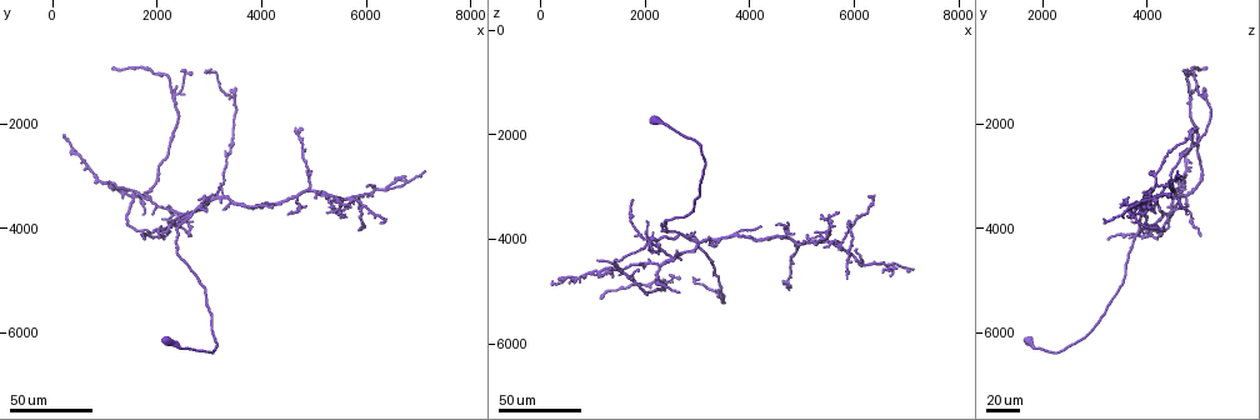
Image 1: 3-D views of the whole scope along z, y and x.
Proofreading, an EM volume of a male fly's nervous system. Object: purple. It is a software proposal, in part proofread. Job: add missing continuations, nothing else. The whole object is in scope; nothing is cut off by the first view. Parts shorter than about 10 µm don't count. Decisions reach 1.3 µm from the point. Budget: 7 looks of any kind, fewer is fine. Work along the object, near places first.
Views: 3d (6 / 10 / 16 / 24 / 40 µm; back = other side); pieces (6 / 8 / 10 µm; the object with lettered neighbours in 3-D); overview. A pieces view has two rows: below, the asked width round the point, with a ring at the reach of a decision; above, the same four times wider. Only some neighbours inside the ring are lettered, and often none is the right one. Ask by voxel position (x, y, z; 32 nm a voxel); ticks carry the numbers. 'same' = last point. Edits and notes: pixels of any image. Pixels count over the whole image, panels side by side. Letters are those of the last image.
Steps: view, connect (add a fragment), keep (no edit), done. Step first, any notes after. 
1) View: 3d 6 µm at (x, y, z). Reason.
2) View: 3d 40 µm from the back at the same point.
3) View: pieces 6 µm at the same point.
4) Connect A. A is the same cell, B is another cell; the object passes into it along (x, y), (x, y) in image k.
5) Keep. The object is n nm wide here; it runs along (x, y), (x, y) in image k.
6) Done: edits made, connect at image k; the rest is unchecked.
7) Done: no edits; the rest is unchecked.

View: 3d 40 µm at (7100, 2850, 4550). An open end.

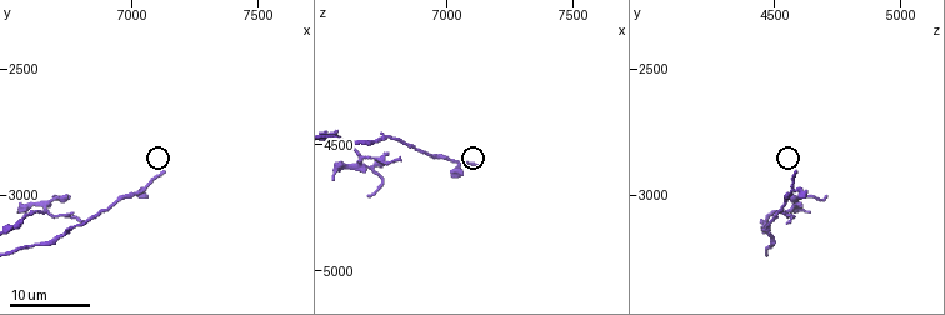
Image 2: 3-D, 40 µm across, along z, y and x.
View: pieces 8 µm at (7120, 2920, 4590).

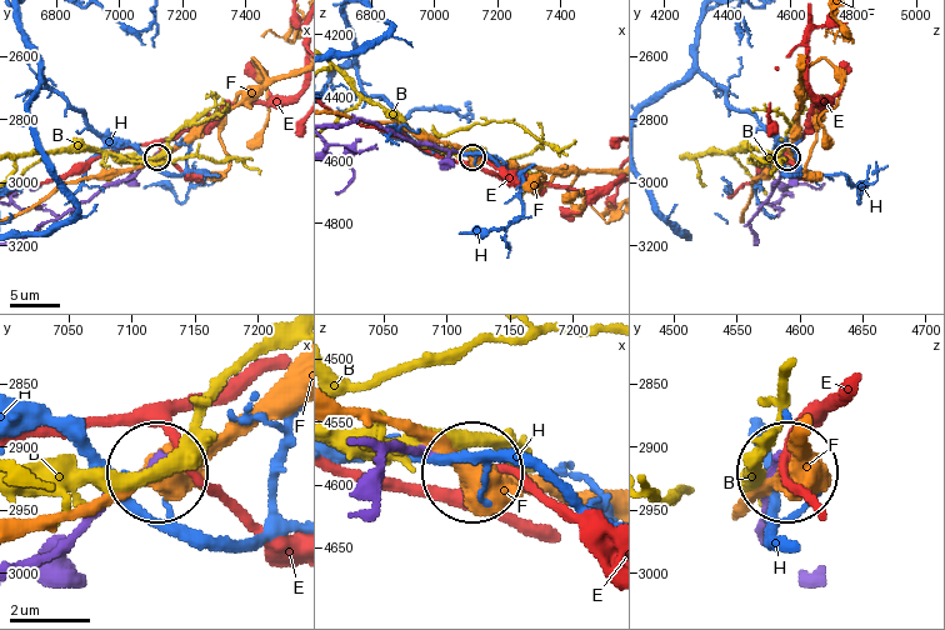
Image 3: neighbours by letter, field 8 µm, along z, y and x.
Keep. The object is 180 nm wide here; B, E, F and H are other cells; it runs along (20, 244), (48, 221), (130, 179), (155, 155) in image 3; none of them fits.

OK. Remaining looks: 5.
View: 3d 40 µm at (4200, 3600, 3750). End of a long branch.

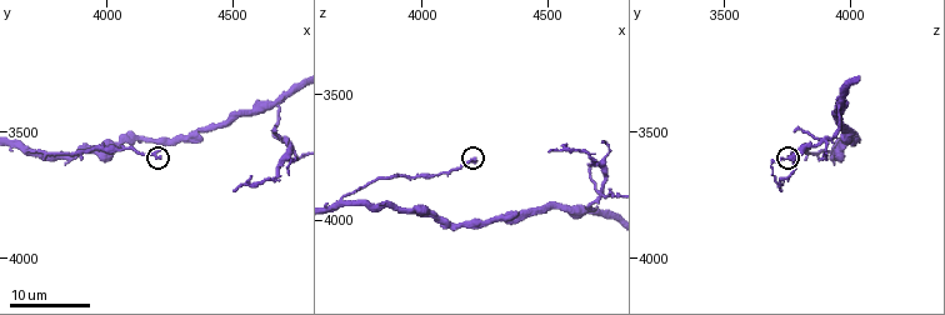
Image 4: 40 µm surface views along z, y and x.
View: pieces 10 µm at (4210, 3570, 3770). What lies round it.

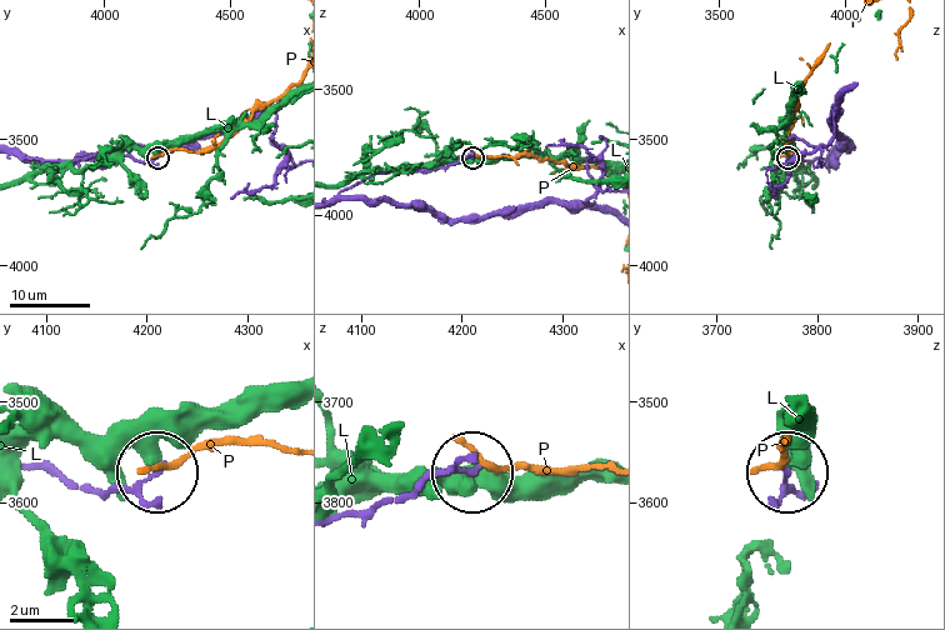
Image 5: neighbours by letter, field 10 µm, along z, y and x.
Keep. The object is 140 nm wide here; L and P are other cells; it runs along (336, 518), (418, 494), (441, 475), (471, 473) in image 5; none of them fits.

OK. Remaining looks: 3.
View: 3d 40 µm at (5300, 3650, 3850). Free end.

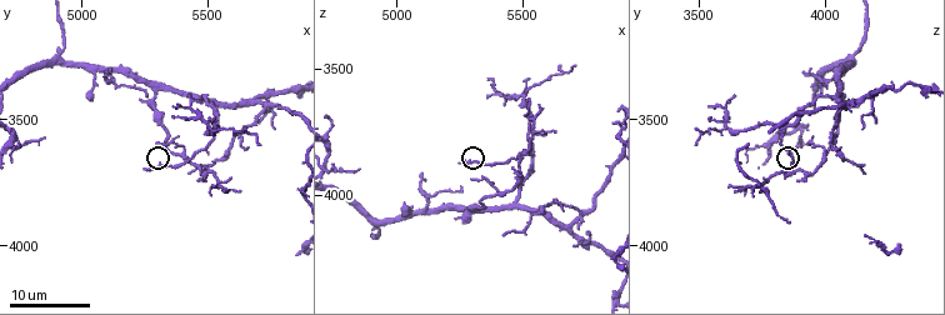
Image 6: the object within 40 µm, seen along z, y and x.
View: pieces 8 µm at (5240, 3700, 3860).

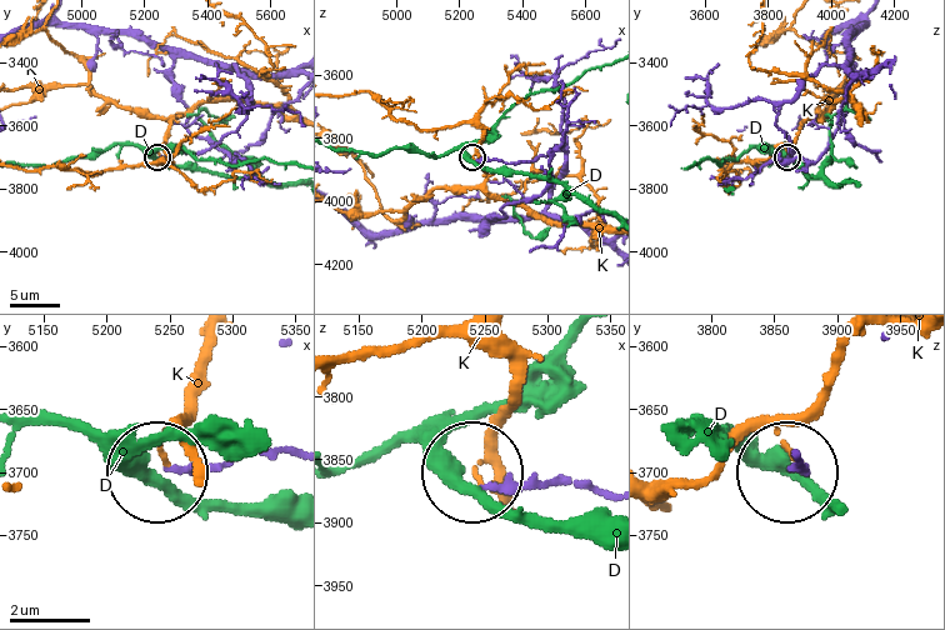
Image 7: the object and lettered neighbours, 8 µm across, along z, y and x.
Keep. The object is 180 nm wide here; D and K are other cells; it runs along (608, 496), (558, 480), (490, 480) in image 7; none of them fits.

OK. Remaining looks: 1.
Done: no edits; the rest is unchecked.

